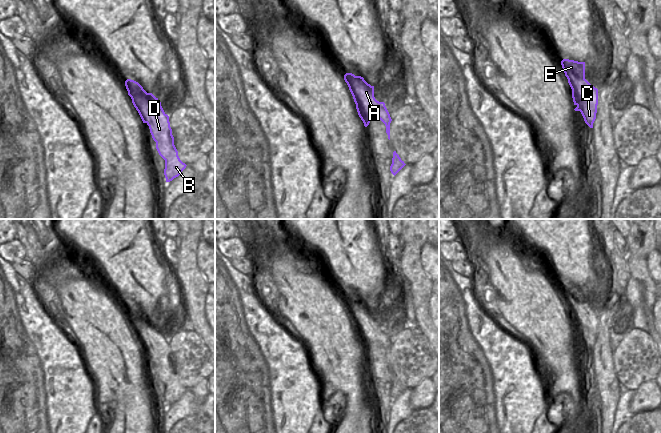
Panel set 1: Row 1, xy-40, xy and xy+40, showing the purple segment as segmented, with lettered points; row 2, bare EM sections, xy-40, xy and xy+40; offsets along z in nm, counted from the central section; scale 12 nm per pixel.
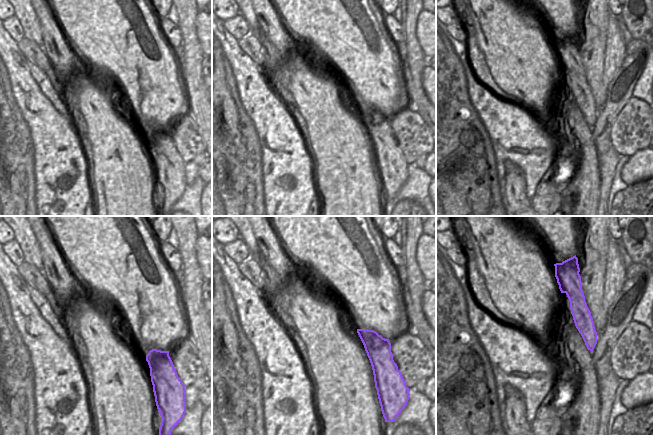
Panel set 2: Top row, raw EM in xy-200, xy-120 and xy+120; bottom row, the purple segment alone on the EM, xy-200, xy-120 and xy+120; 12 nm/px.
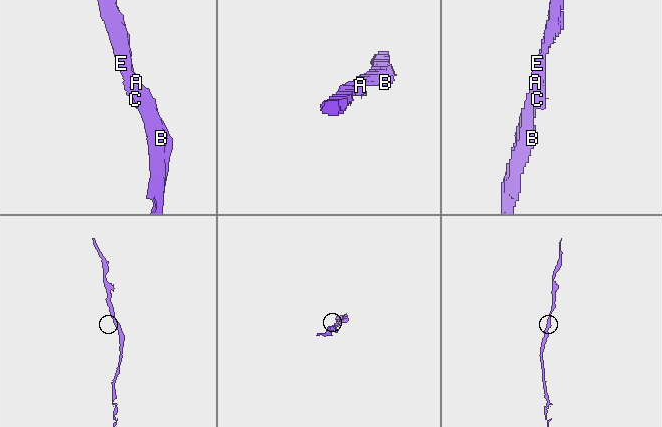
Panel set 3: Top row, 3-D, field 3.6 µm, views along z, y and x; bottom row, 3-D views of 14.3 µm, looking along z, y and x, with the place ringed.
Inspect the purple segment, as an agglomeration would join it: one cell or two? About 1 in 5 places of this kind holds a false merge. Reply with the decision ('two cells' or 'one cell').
one cell

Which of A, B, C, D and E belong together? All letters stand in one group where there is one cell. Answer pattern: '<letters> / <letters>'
A B C D E

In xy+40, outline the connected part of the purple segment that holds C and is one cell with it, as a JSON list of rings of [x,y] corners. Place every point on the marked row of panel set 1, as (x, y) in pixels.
[[[563,59],[561,65],[572,89],[575,111],[580,111],[585,123],[593,128],[598,105],[598,89],[585,79],[585,62]]]

